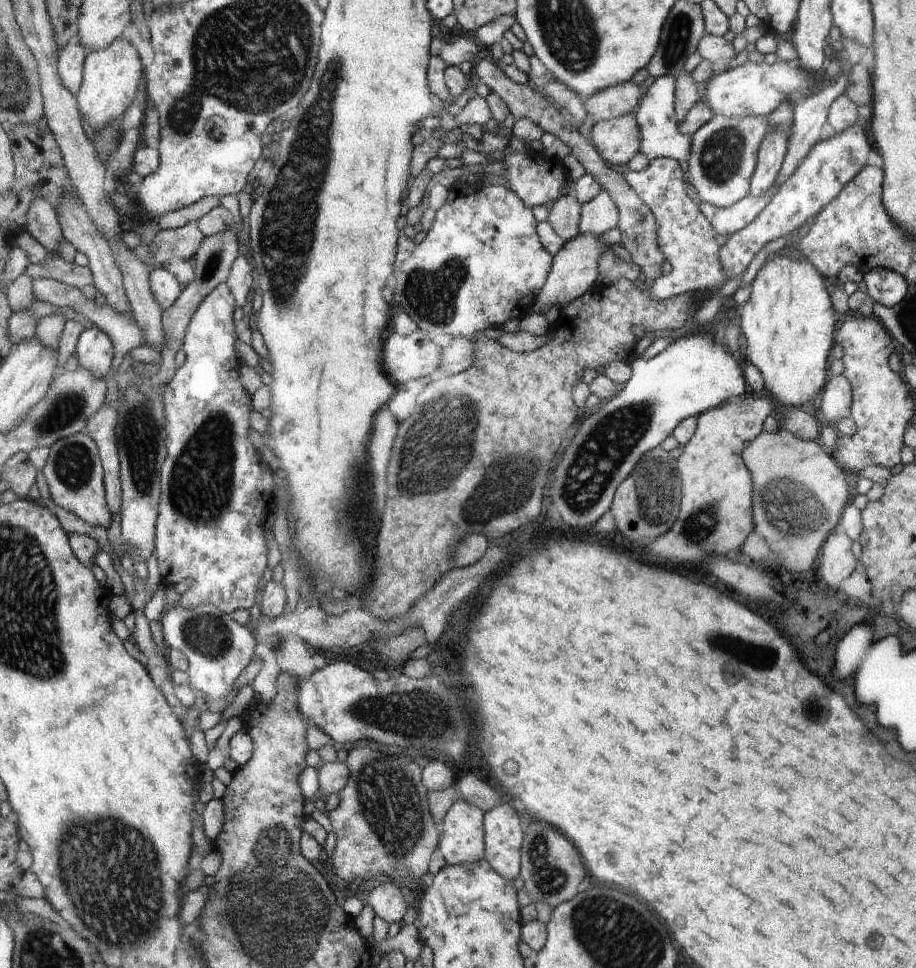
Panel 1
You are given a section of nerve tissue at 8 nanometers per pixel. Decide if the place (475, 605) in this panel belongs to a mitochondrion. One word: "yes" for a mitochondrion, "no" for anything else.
no

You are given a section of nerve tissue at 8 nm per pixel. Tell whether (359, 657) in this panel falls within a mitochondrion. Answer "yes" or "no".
no

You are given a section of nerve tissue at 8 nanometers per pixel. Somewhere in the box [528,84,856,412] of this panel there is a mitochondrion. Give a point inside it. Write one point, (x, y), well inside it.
(722, 154)

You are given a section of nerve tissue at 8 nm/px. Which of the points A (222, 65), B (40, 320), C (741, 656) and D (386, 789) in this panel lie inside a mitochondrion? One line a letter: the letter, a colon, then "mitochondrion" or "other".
A: mitochondrion
B: other
C: mitochondrion
D: mitochondrion

